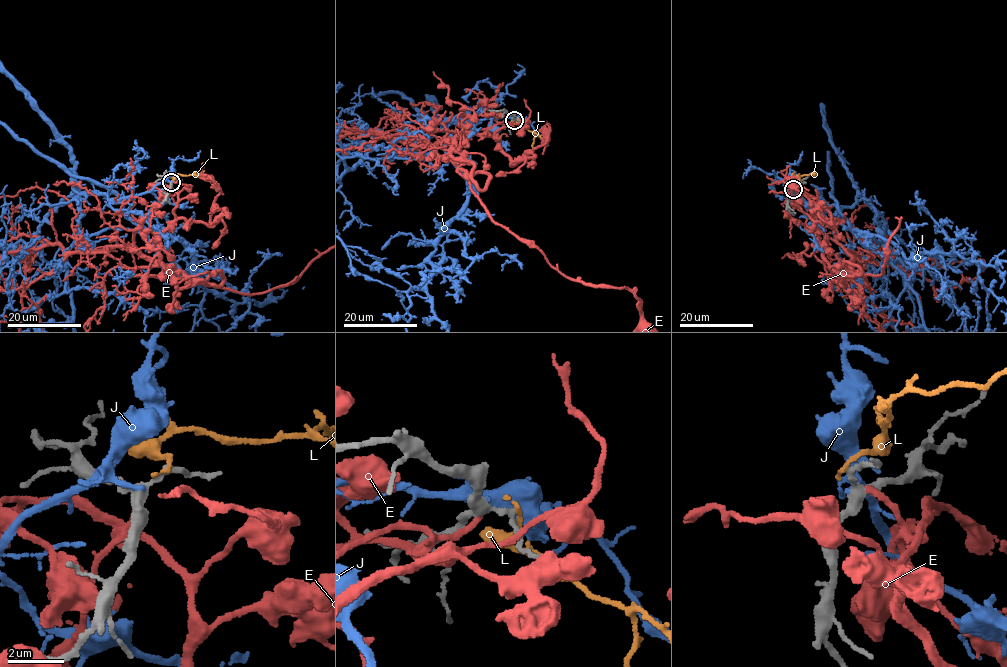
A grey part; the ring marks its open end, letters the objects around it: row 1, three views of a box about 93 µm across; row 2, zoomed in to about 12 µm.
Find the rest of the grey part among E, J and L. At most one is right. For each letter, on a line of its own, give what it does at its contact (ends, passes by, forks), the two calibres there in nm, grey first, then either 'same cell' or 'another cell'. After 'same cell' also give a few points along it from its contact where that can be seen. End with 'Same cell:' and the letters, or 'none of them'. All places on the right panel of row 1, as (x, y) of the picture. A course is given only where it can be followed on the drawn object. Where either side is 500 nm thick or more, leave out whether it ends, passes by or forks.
E: it ends; calibres 320 and 240 nm; same cell
J: it ends; calibres 320 and 180 nm; another cell
L: it ends; calibres 180 and 180 nm; another cell
Same cell: E

